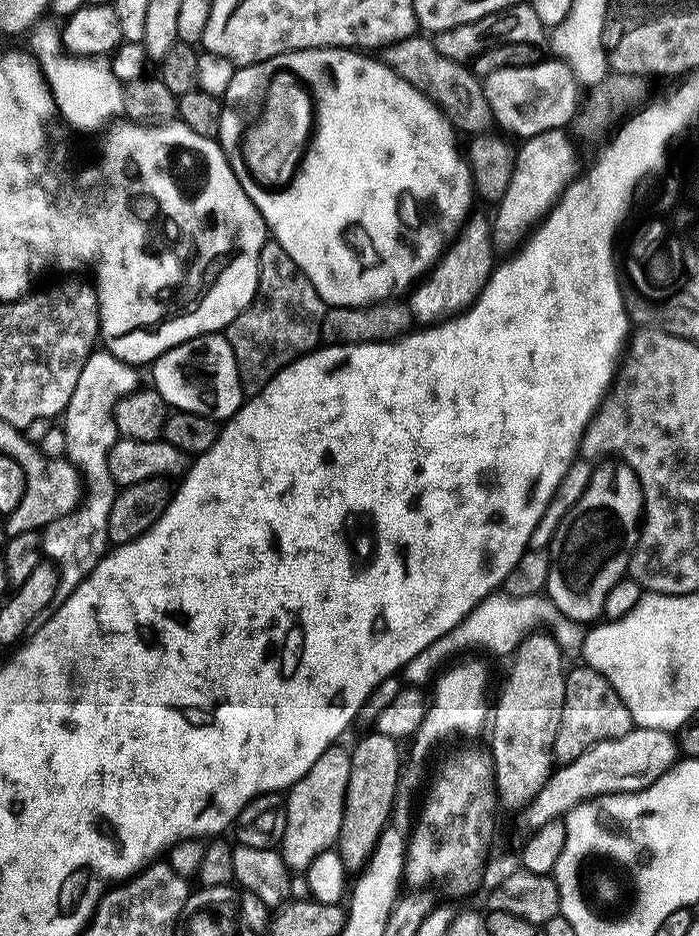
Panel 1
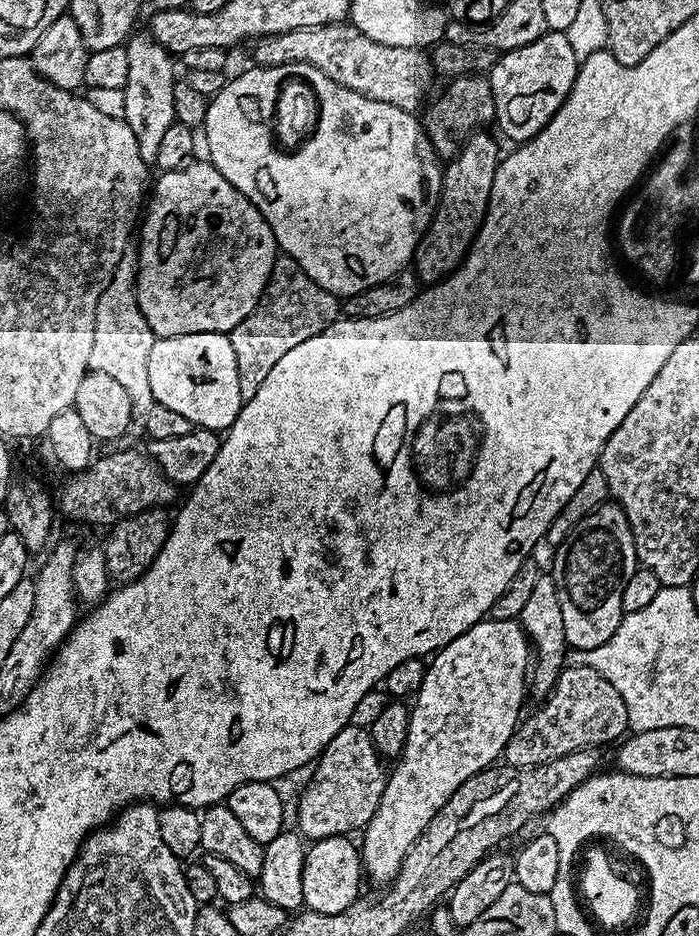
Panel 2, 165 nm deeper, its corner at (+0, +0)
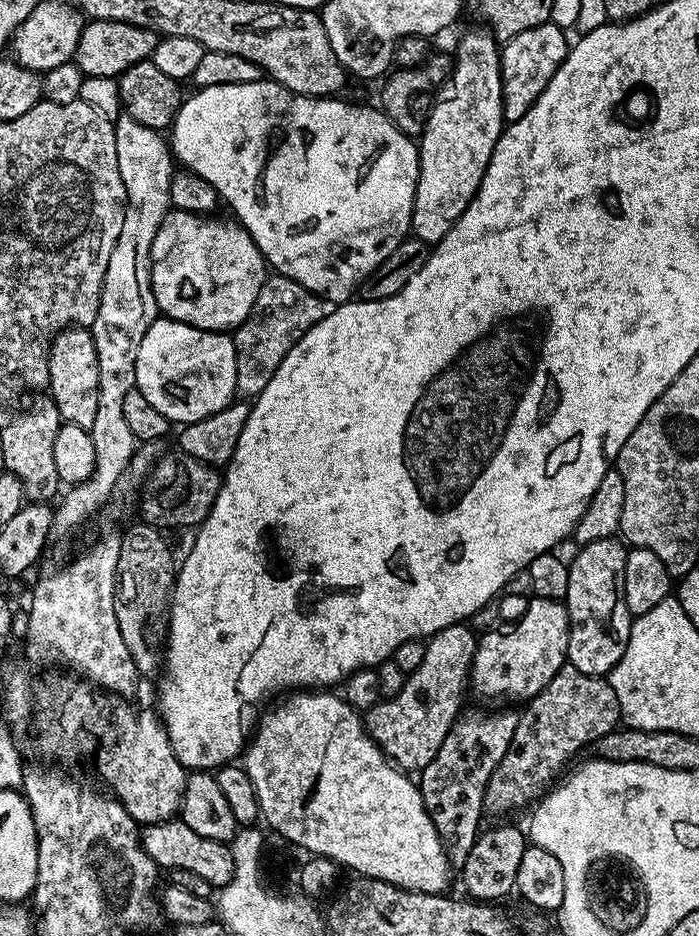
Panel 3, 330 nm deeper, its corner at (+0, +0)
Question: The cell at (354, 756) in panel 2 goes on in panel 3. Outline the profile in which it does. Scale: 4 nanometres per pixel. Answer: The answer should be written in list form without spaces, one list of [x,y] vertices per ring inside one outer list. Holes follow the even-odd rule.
[[[467,623],[451,624],[427,637],[426,658],[422,658],[418,670],[407,673],[402,690],[363,713],[364,729],[370,738],[405,773],[419,774],[430,765],[461,715],[464,691],[470,688],[477,639],[477,633]]]

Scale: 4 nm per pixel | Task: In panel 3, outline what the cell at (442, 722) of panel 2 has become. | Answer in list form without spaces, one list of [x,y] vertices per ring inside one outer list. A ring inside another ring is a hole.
[[[532,598],[524,617],[509,632],[488,630],[476,641],[470,688],[484,700],[527,702],[558,674],[568,659],[568,610],[561,601]]]

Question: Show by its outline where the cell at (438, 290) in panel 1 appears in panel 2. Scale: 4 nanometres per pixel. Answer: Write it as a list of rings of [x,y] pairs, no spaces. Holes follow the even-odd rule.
[[[481,130],[468,137],[464,141],[459,152],[447,161],[446,167],[442,172],[440,182],[440,203],[436,205],[436,213],[432,216],[430,226],[425,230],[424,236],[420,239],[420,244],[416,248],[414,257],[414,271],[425,285],[431,286],[443,281],[445,277],[456,271],[464,263],[464,257],[472,248],[472,243],[480,235],[480,223],[488,212],[490,194],[494,186],[494,174],[496,165],[502,159],[502,151],[496,145],[496,140],[492,136],[487,136],[487,131]]]

